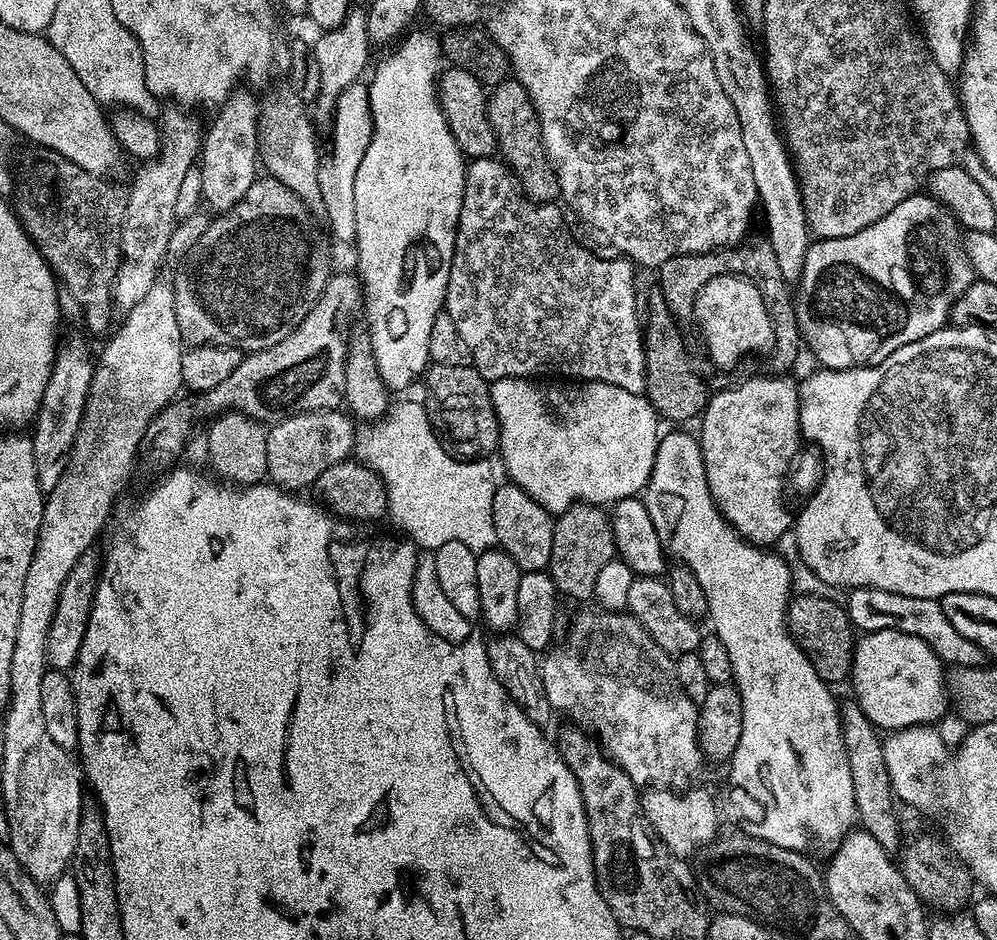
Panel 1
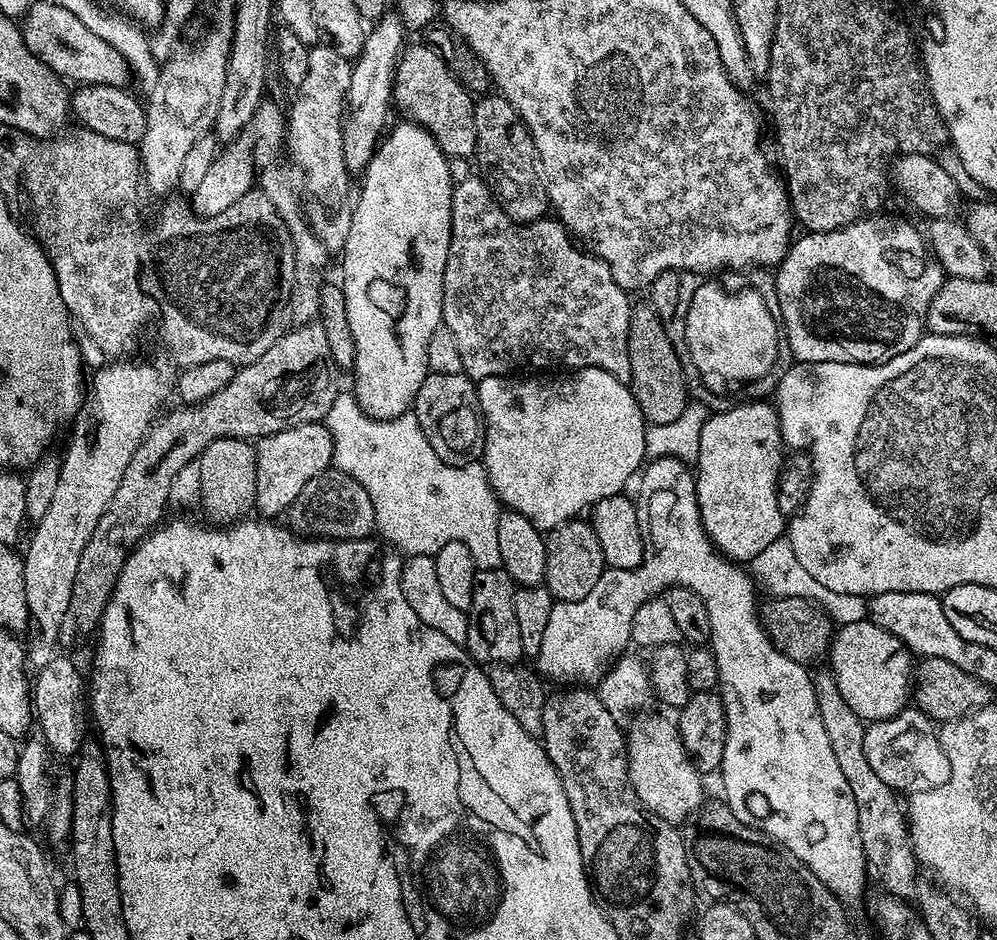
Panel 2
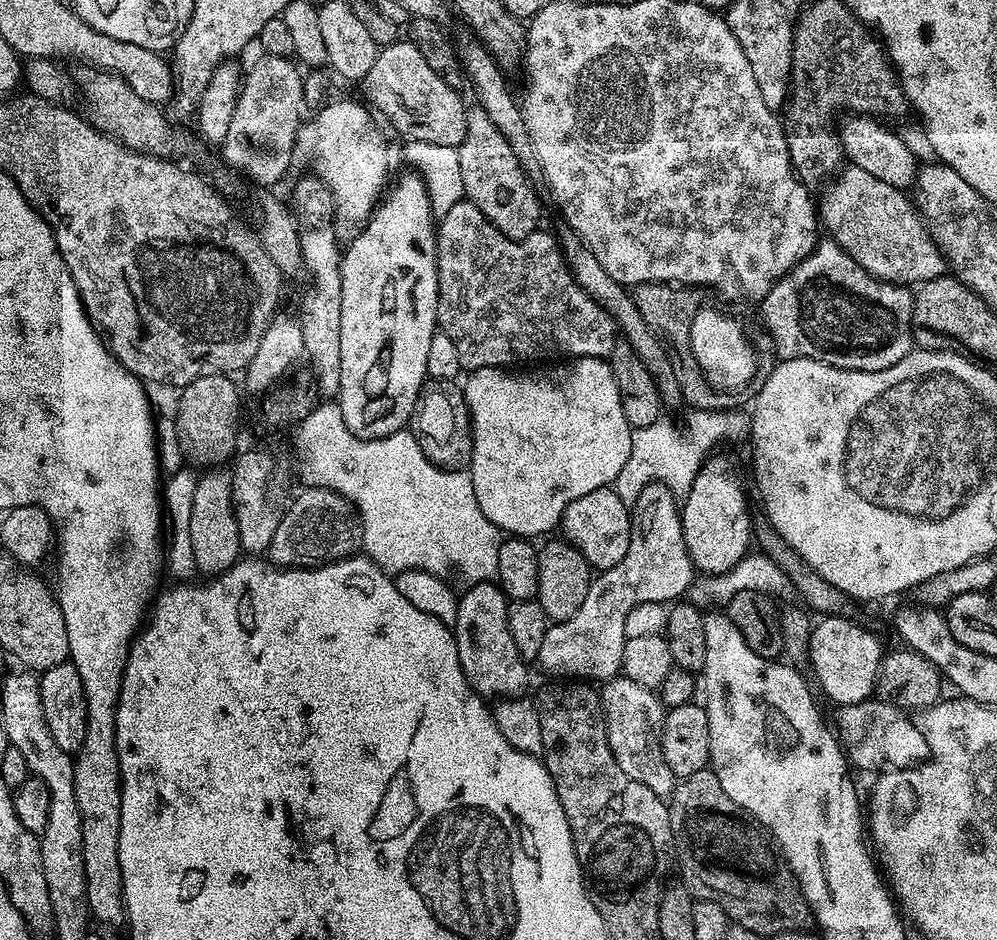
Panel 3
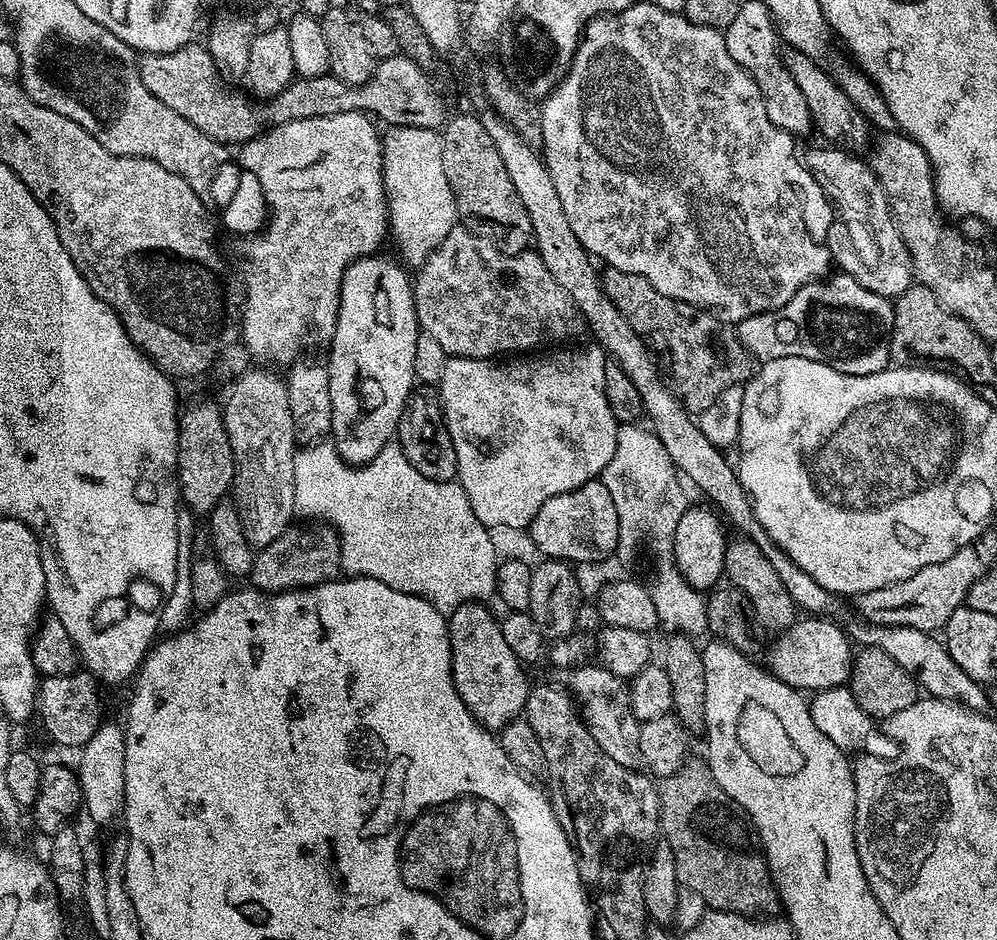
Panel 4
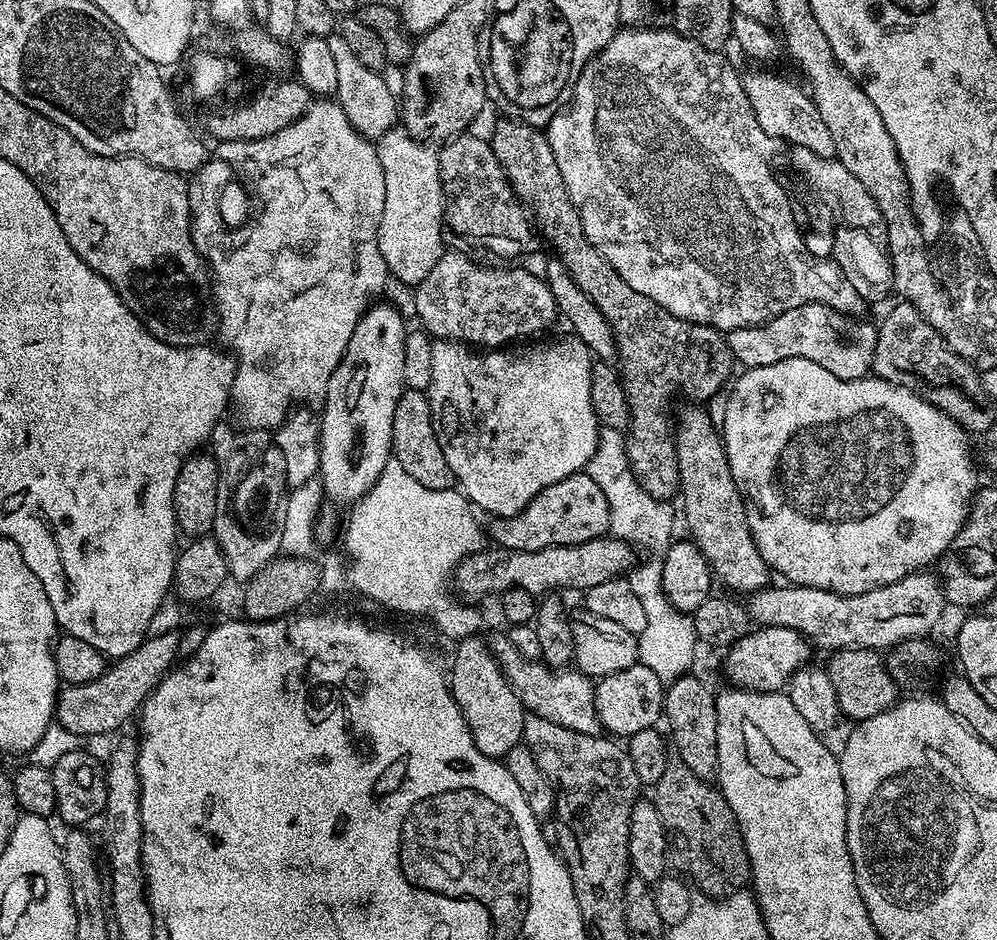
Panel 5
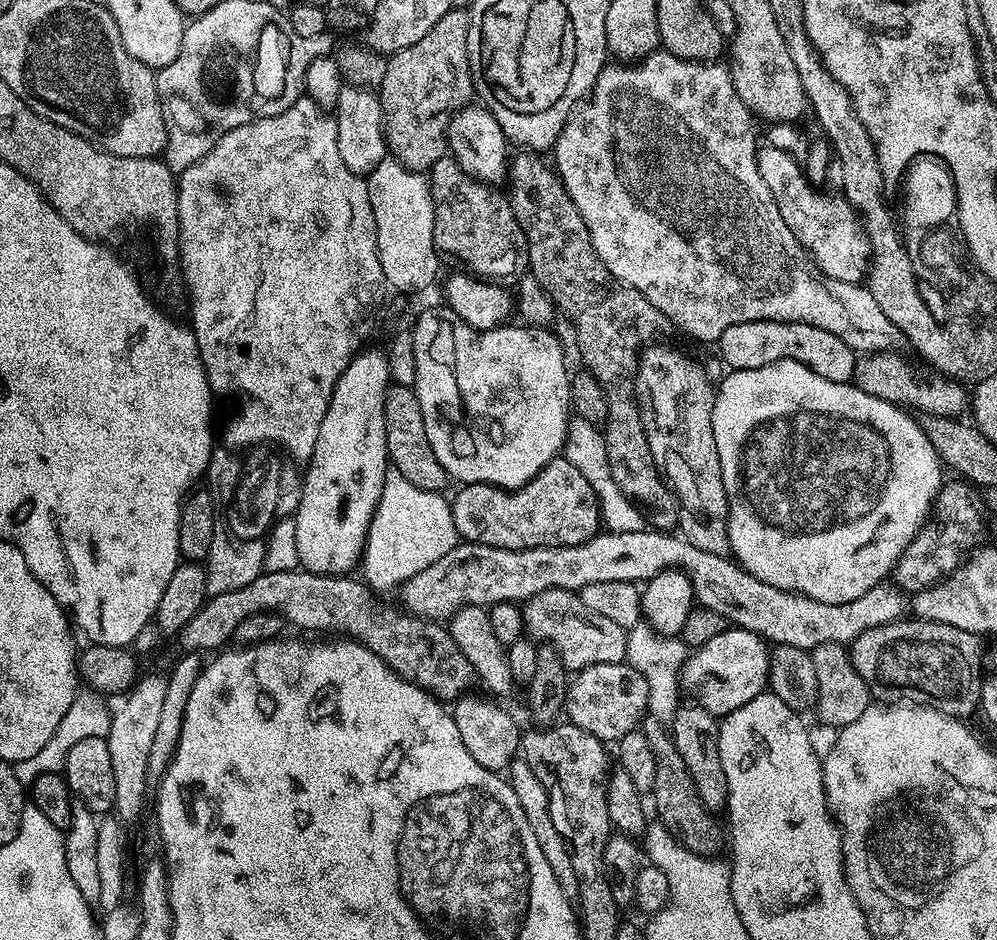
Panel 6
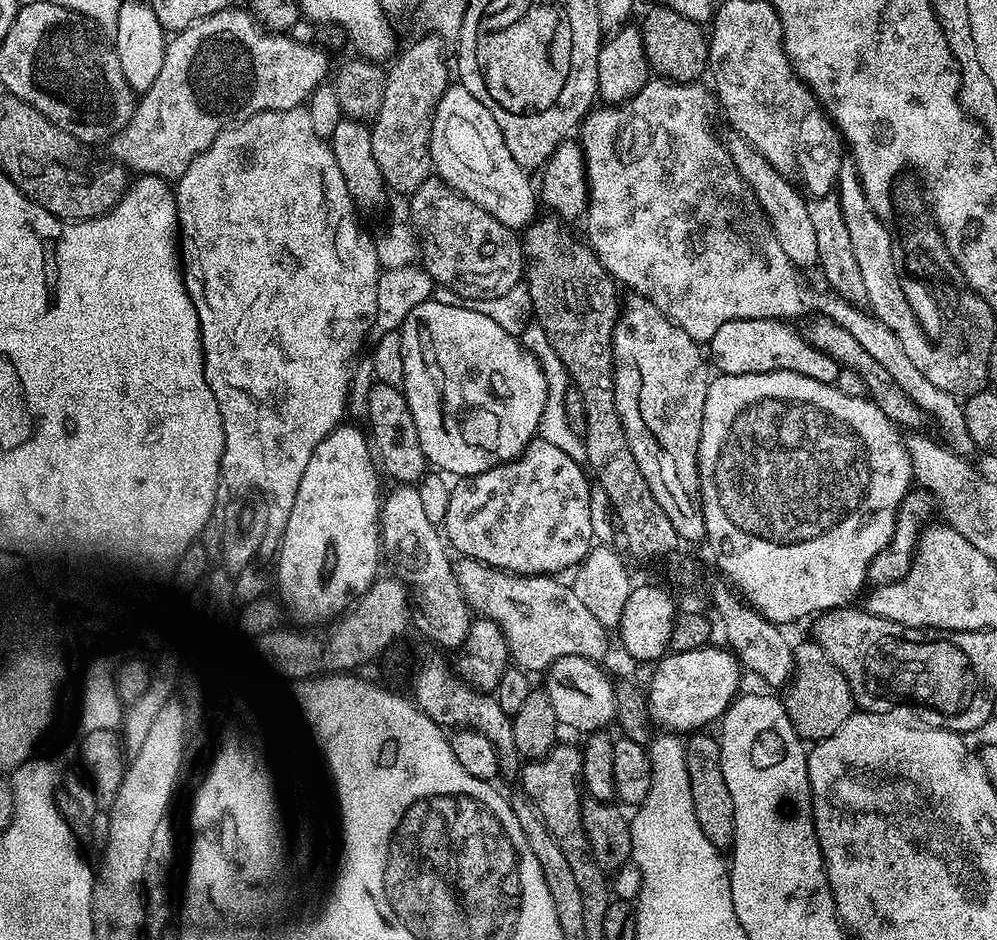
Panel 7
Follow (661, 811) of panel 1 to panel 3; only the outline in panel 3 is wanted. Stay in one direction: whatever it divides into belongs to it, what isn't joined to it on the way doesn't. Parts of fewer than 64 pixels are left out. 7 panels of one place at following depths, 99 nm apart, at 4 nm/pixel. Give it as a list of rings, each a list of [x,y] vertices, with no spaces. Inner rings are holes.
[[[617,674],[612,679],[603,681],[599,693],[604,707],[610,750],[618,766],[622,766],[622,774],[630,774],[634,782],[650,786],[650,790],[654,790],[654,794],[658,794],[661,798],[671,797],[678,783],[678,777],[670,770],[670,766],[666,766],[666,758],[660,745],[666,711],[661,697],[653,689],[638,686],[638,682],[623,674]]]

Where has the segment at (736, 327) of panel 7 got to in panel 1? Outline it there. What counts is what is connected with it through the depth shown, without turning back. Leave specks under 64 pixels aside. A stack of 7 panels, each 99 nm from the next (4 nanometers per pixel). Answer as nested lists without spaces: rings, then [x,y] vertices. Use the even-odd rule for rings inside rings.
[[[917,194],[898,202],[890,214],[878,218],[878,222],[867,226],[856,234],[850,234],[848,237],[830,238],[829,240],[817,239],[809,246],[805,258],[805,268],[798,281],[798,291],[794,296],[794,305],[797,310],[797,322],[802,326],[803,335],[806,337],[806,346],[816,355],[817,365],[820,368],[866,368],[869,364],[880,364],[894,350],[906,346],[910,342],[918,342],[930,334],[934,334],[939,328],[945,327],[949,323],[952,315],[952,307],[956,299],[974,283],[974,273],[970,258],[964,253],[962,244],[962,229],[956,223],[955,216],[949,212],[946,205],[941,204],[935,196],[931,194]]]

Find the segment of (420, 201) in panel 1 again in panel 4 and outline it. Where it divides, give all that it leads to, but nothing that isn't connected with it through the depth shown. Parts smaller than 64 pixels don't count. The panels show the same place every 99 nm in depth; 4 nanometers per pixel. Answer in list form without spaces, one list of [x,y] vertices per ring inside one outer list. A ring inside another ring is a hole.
[[[385,254],[364,256],[344,271],[340,309],[326,367],[332,407],[331,439],[350,465],[369,464],[395,437],[404,407],[417,383],[414,350],[420,337],[416,289],[409,269]]]

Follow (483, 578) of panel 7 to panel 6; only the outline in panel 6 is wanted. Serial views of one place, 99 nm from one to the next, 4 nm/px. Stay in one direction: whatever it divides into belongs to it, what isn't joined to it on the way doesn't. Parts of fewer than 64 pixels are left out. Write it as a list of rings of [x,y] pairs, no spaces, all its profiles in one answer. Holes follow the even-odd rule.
[[[561,588],[544,590],[542,594],[534,594],[529,600],[523,601],[522,611],[527,635],[533,641],[543,642],[554,649],[569,673],[581,672],[586,666],[595,664],[625,663],[627,631],[622,626],[618,626],[618,622],[610,622],[610,618],[604,617],[603,614],[594,614],[594,610],[590,610],[590,606],[586,606],[586,602],[582,602],[582,598],[577,593],[567,592]]]

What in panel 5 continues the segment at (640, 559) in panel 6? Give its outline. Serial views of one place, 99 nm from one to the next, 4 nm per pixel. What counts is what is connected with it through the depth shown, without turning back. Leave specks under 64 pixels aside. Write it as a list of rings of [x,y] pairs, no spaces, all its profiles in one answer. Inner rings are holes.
[[[608,534],[590,542],[563,544],[533,552],[485,546],[457,564],[454,588],[468,602],[480,602],[476,600],[482,599],[483,596],[495,597],[510,588],[521,588],[533,594],[552,594],[560,590],[556,588],[587,590],[598,586],[598,582],[623,577],[633,567],[632,551],[632,544]],[[928,570],[912,572],[898,582],[890,582],[886,586],[878,586],[874,590],[849,596],[801,584],[788,584],[783,586],[784,588],[769,586],[751,593],[747,597],[746,607],[749,617],[757,625],[786,626],[790,630],[796,630],[808,639],[809,645],[816,647],[817,644],[818,647],[825,648],[825,653],[828,654],[836,652],[839,648],[891,650],[906,640],[927,637],[927,632],[939,622],[940,615],[943,614],[944,608],[946,609],[946,597],[941,581],[933,573],[932,576]]]

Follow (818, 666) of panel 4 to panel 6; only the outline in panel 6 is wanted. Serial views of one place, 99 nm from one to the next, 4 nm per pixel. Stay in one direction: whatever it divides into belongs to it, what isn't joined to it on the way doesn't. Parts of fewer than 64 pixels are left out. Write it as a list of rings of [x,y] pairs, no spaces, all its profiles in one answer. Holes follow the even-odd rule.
[[[726,626],[722,634],[689,655],[680,671],[679,687],[688,691],[693,701],[703,704],[709,714],[723,718],[766,691],[771,665],[769,641],[745,628]]]

